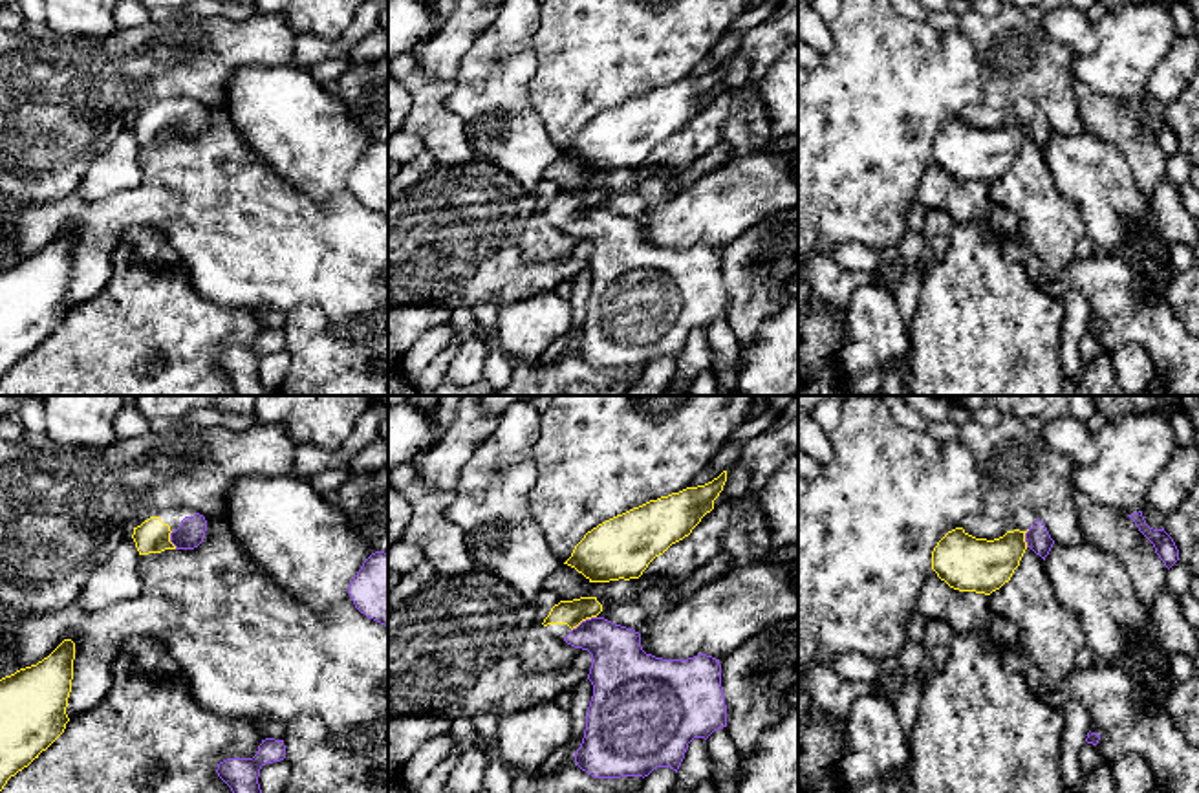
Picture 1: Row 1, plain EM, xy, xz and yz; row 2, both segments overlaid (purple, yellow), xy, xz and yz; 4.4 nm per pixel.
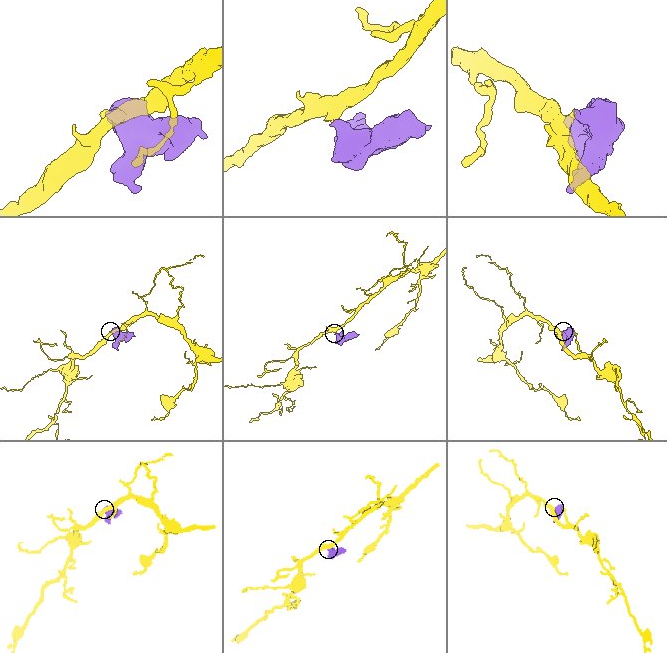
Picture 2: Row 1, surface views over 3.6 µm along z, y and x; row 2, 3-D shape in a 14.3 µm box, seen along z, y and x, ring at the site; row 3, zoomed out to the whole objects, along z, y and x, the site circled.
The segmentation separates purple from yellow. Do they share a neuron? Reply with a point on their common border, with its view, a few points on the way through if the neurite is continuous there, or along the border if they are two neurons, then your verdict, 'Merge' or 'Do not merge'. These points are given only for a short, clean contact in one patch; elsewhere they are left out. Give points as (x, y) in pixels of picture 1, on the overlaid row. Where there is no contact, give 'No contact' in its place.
Touches purple at xz (583, 621). Path across: xz (619, 665), (615, 654), (583, 621), (573, 612). Merge

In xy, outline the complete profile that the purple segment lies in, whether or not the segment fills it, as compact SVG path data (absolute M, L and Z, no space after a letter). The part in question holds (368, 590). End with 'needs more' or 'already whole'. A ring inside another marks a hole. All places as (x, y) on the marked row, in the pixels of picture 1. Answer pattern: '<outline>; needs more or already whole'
M372 553L348 586L355 608L388 628L388 553Z; already whole

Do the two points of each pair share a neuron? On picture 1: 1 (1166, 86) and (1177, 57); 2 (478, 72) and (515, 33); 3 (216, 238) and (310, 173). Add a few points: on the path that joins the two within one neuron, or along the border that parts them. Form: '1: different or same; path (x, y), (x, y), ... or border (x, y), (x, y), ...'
1: same; path (1168, 79), (1177, 70), (1177, 65)
2: same; path (487, 61), (504, 44)
3: different; border (260, 158), (317, 200), (335, 200)

